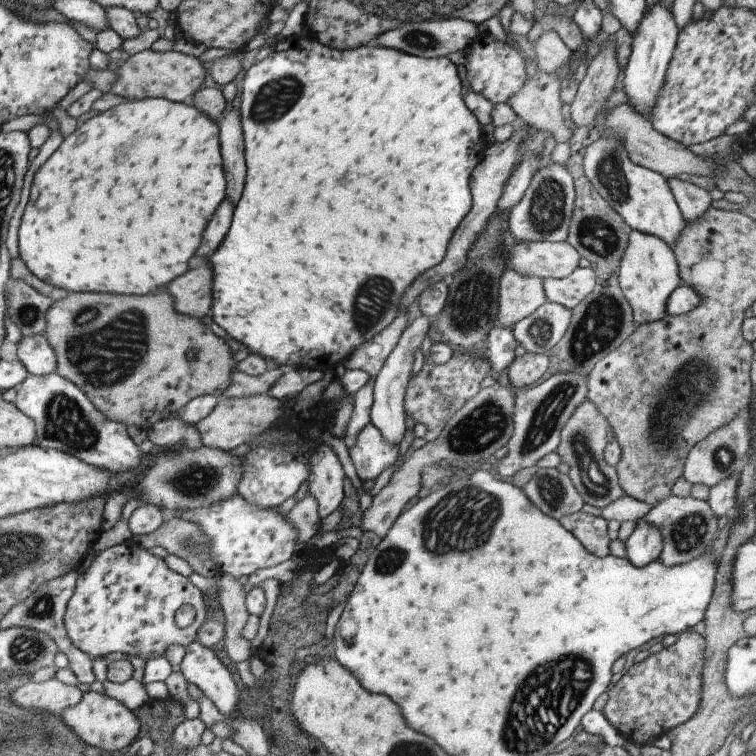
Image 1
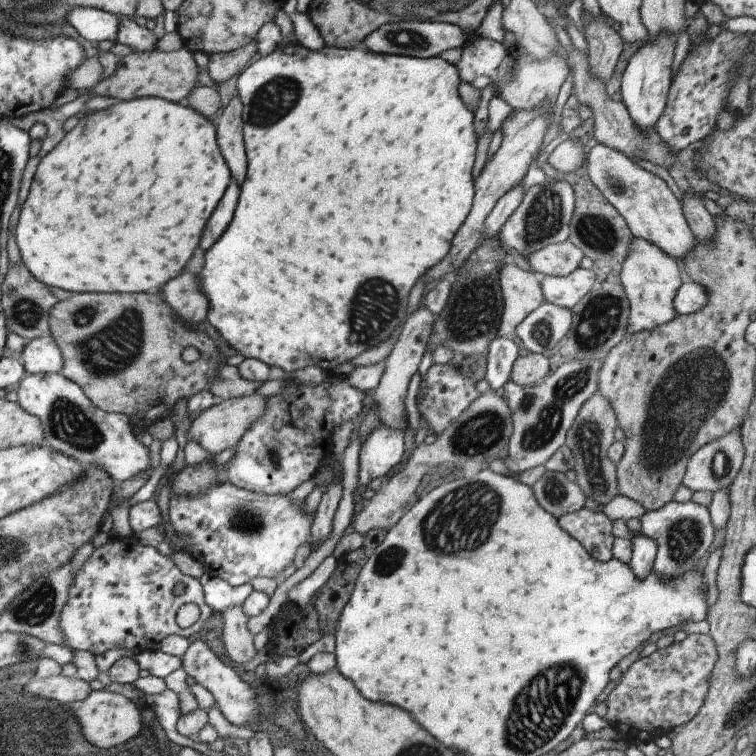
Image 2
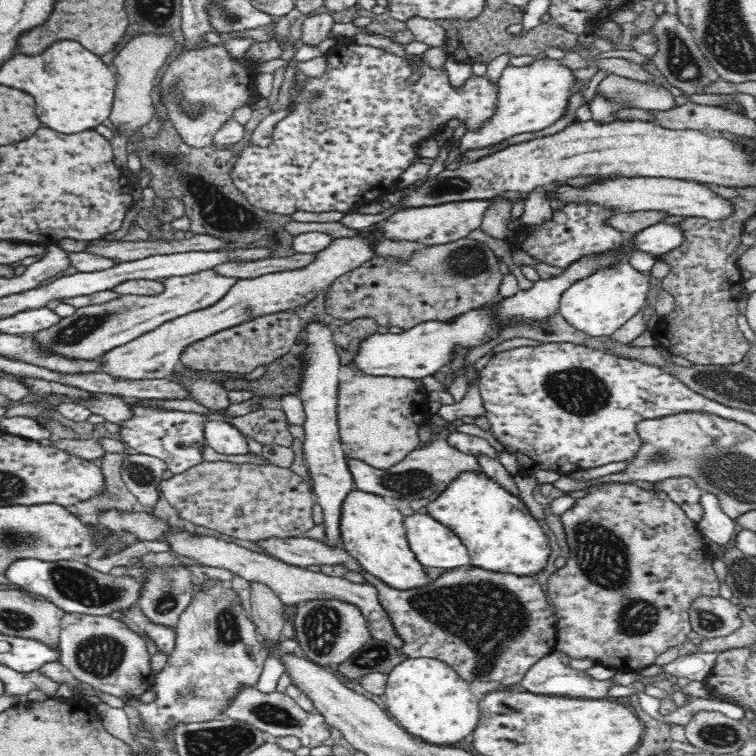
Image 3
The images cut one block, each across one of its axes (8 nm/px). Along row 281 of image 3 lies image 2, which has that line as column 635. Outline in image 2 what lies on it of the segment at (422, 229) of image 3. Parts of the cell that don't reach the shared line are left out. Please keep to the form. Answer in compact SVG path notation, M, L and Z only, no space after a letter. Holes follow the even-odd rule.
M633 236L628 248L628 256L624 258L620 278L630 306L629 334L654 330L676 318L674 296L678 288L686 281L678 260L670 258L664 250L660 250L652 242Z

